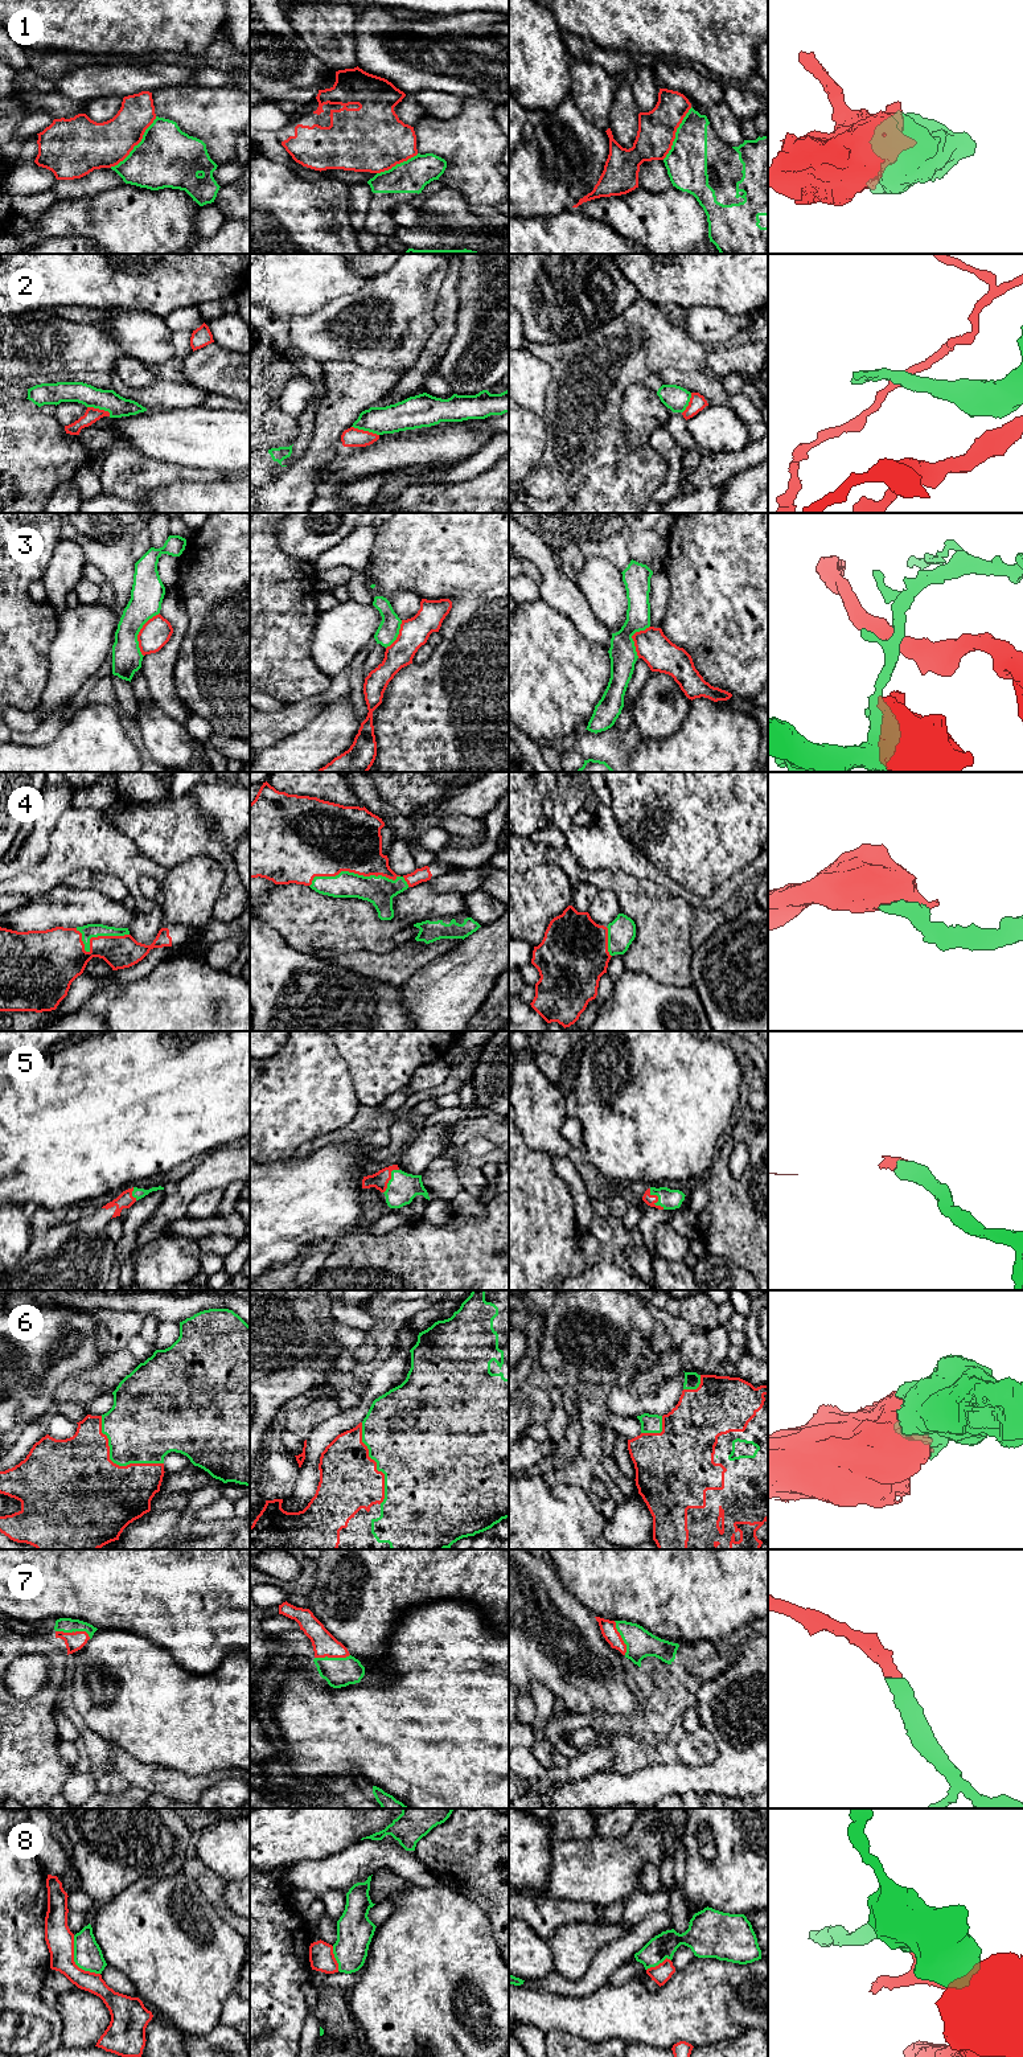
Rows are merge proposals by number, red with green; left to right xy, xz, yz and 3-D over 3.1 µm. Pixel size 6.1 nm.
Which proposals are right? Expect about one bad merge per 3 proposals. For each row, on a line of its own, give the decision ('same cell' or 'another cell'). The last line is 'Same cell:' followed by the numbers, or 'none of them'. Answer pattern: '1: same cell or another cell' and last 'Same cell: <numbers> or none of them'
1: another cell
2: another cell
3: another cell
4: same cell
5: same cell
6: same cell
7: same cell
8: another cell
Same cell: 4, 5, 6, 7

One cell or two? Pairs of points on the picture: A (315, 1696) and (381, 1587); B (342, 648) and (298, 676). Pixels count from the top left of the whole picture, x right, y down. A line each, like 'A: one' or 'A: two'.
A: two
B: two

